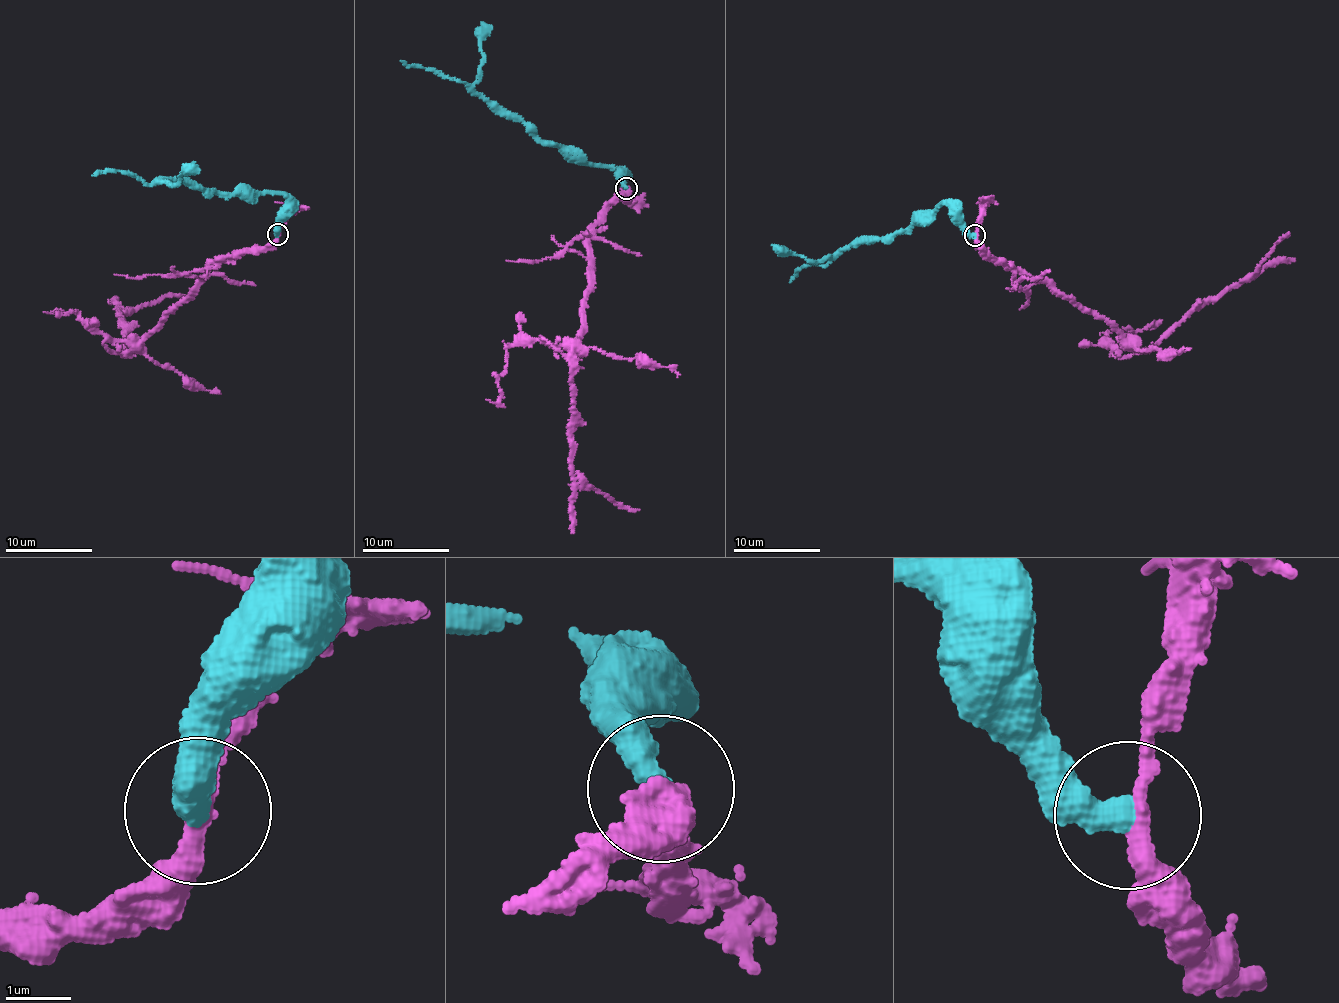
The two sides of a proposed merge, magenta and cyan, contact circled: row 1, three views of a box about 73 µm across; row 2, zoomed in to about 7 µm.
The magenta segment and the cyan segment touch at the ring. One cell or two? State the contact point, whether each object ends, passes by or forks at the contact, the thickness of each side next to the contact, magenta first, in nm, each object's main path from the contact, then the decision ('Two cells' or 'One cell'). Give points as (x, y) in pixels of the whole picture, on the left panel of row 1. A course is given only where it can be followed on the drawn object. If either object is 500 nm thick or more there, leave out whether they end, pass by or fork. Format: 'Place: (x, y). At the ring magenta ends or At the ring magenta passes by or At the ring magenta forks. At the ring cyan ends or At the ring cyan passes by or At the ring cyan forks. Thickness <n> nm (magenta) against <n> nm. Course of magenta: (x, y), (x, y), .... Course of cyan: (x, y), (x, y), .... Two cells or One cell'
Place: (277, 234). At the ring magenta passes by. At the ring cyan ends. Thickness 280 nm (magenta) against 460 nm. Course of magenta: (278, 235), (264, 247), (219, 259), (126, 355), (118, 316), (121, 312), (132, 313), (165, 296), (189, 295). Course of cyan: (278, 235), (287, 201), (284, 195), (212, 191), (166, 179), (152, 184), (117, 170), (97, 170), (92, 175). Two cells

